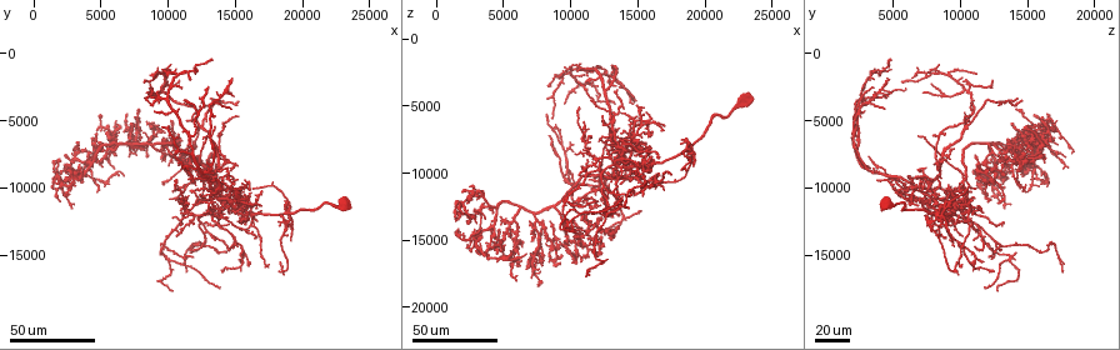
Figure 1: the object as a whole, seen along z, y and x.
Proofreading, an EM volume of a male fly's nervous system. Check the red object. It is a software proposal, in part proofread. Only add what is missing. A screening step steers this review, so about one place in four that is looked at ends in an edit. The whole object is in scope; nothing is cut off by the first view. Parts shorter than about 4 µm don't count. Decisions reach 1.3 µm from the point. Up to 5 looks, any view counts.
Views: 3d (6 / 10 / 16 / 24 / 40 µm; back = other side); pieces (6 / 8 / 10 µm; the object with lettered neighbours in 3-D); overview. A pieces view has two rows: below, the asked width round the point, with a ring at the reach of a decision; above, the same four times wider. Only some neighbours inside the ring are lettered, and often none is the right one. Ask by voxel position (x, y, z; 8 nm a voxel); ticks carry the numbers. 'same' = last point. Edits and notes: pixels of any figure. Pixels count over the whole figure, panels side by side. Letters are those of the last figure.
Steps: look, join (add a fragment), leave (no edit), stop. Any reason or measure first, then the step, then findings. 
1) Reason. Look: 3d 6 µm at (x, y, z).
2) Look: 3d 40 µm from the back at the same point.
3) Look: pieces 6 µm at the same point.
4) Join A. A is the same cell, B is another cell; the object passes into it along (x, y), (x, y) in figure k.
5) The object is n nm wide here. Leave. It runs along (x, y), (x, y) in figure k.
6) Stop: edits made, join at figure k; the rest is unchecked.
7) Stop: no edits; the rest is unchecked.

End of a long branch. Look: 3d 24 µm at (16400, 10000, 11200).

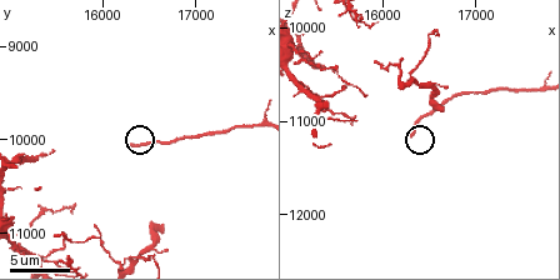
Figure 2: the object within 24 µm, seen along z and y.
See the neighbours. Look: pieces 10 µm at (16300, 10100, 11150).

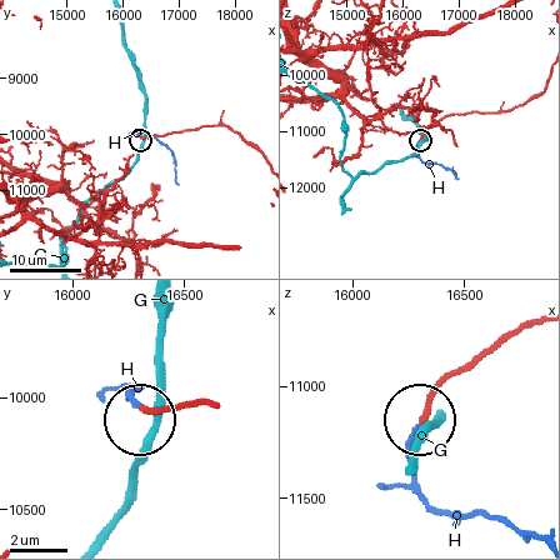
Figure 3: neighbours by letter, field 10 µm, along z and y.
Join H. H is the same cell, G is another cell; the neuron continues.

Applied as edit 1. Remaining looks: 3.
Look: 3d 24 µm at (13000, 10200, 5600).

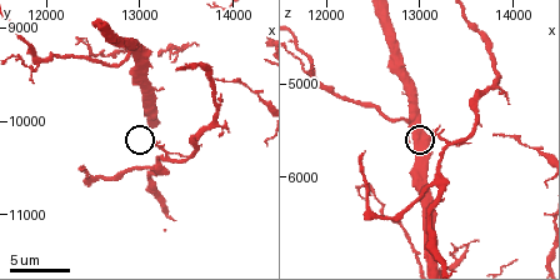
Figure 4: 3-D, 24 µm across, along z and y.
Look: pieces 10 µm at (13150, 10200, 5500).

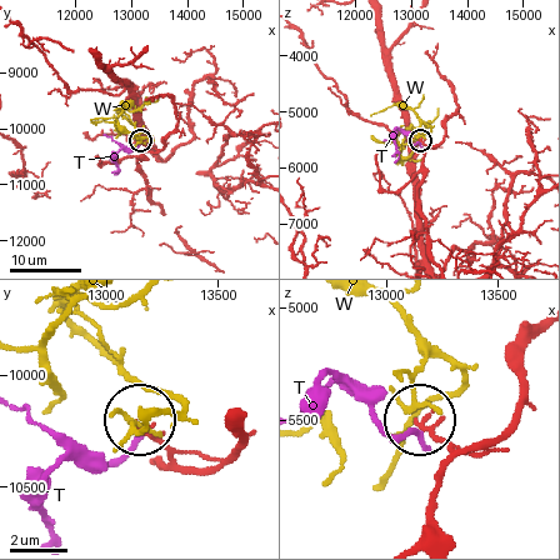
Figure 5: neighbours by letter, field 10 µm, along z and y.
The object is 180 nm wide here. Leave. T and W are other cells; it runs along (431, 523), (446, 451), (420, 423) in figure 5; no lettered fragment goes on from it.

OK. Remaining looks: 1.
Stop: edits made, join at figure 3; the rest is unchecked.

